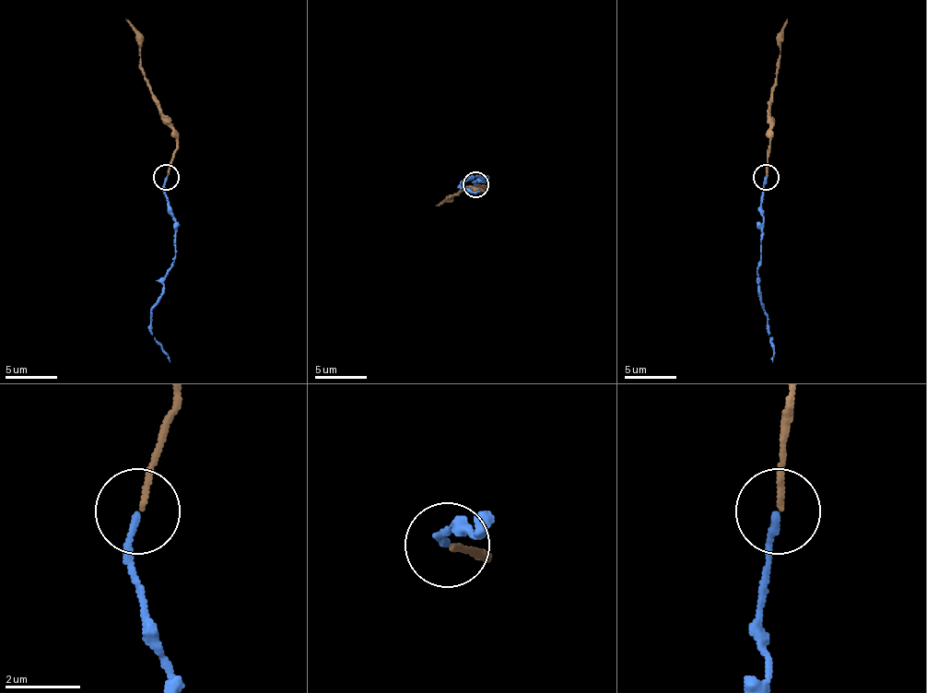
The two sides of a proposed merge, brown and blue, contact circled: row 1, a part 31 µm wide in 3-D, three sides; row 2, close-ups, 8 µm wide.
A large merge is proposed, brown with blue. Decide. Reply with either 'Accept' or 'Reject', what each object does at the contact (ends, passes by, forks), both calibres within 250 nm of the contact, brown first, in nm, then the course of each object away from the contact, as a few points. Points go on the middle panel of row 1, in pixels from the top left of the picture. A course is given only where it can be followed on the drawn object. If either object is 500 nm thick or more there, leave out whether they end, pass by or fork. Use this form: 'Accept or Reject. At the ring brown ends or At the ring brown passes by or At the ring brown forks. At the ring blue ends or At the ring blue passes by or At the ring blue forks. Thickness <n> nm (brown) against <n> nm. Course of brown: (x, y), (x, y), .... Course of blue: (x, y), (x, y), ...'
Accept. At the ring brown ends. At the ring blue ends. Thickness 140 nm (brown) against 170 nm. Course of brown: (476, 185), (486, 188), (469, 188), (435, 205). Course of blue: (476, 185), (474, 182), (476, 180), (484, 182), (476, 175), (461, 182), (461, 188), (471, 193), (479, 191)

